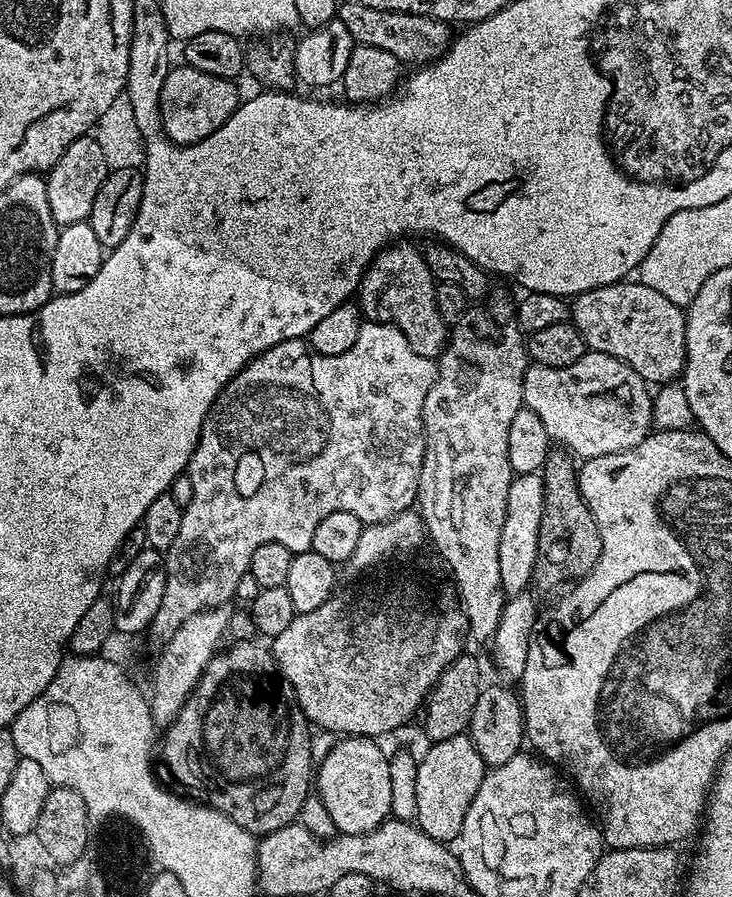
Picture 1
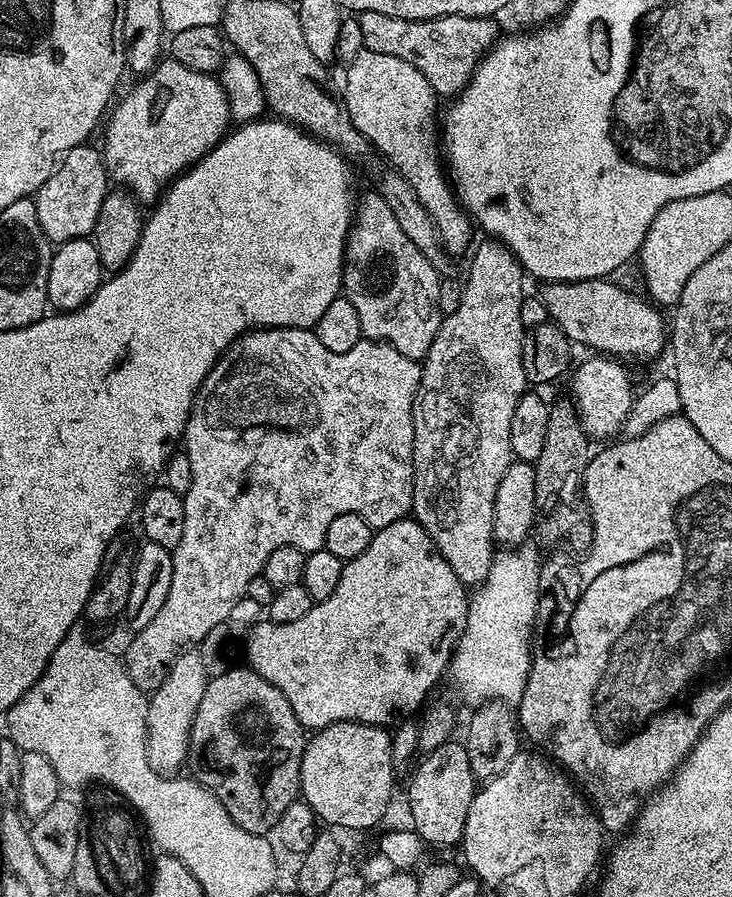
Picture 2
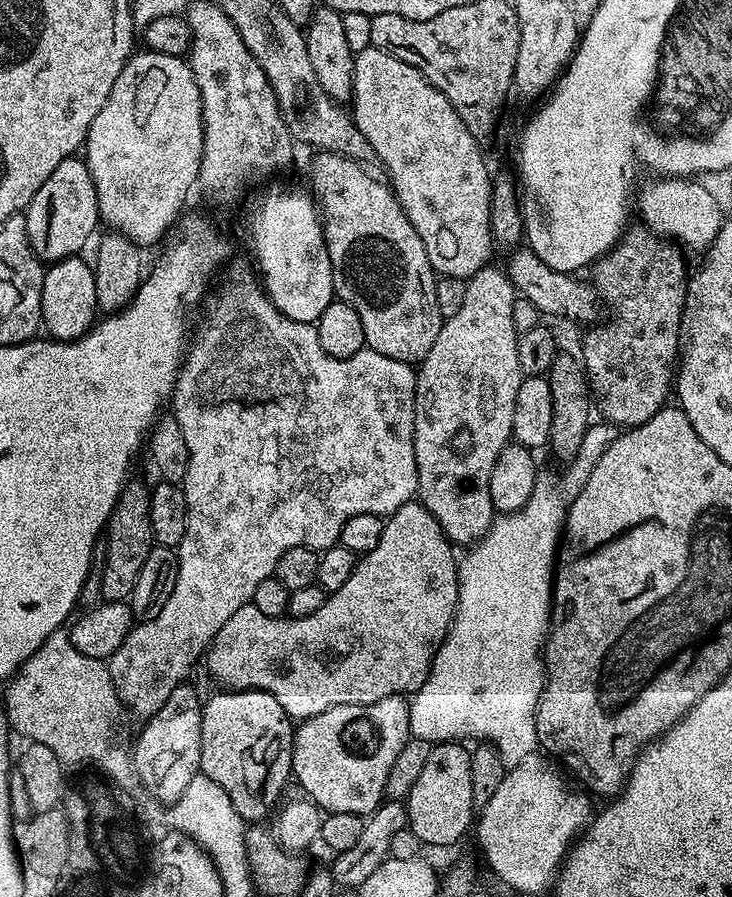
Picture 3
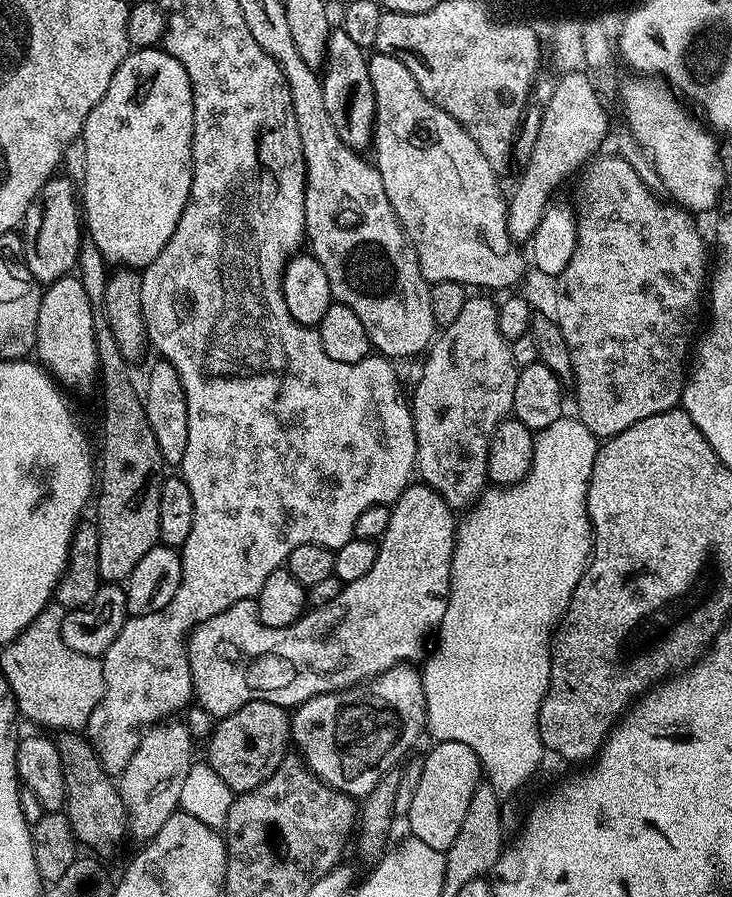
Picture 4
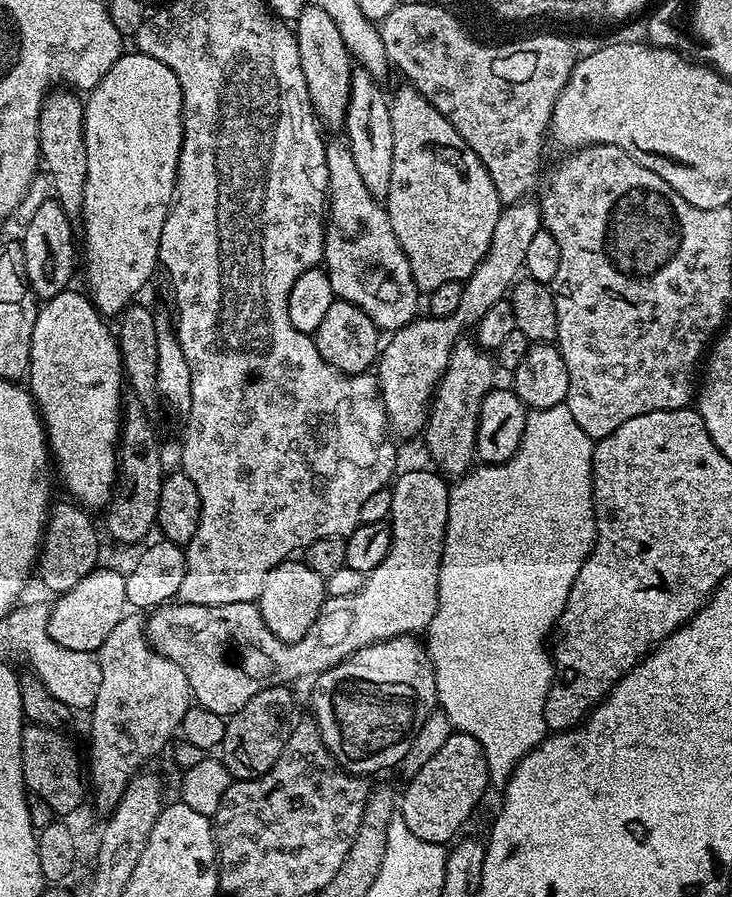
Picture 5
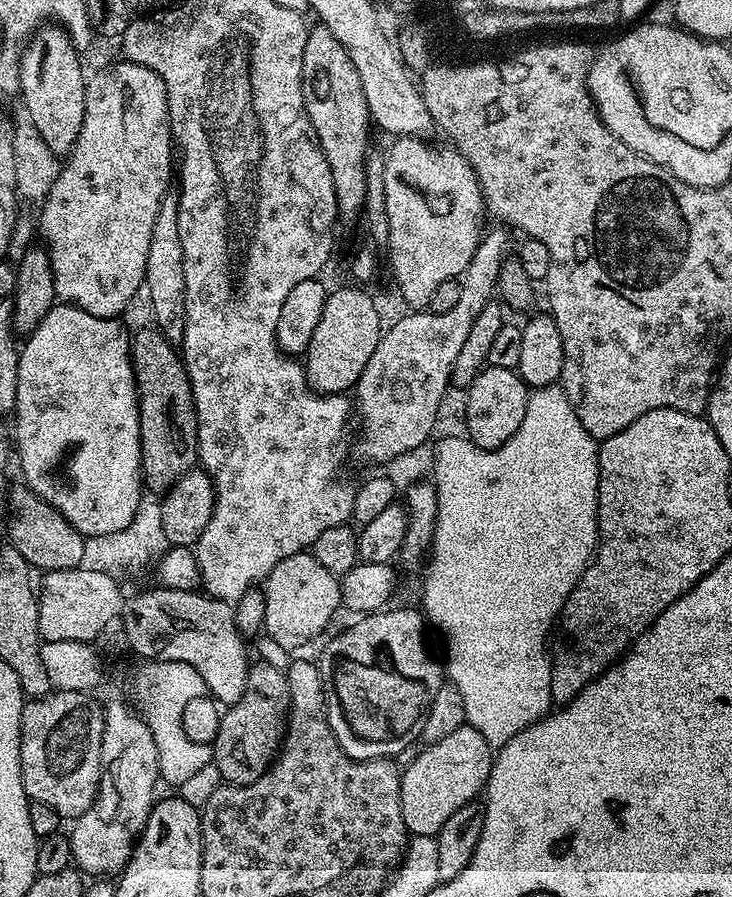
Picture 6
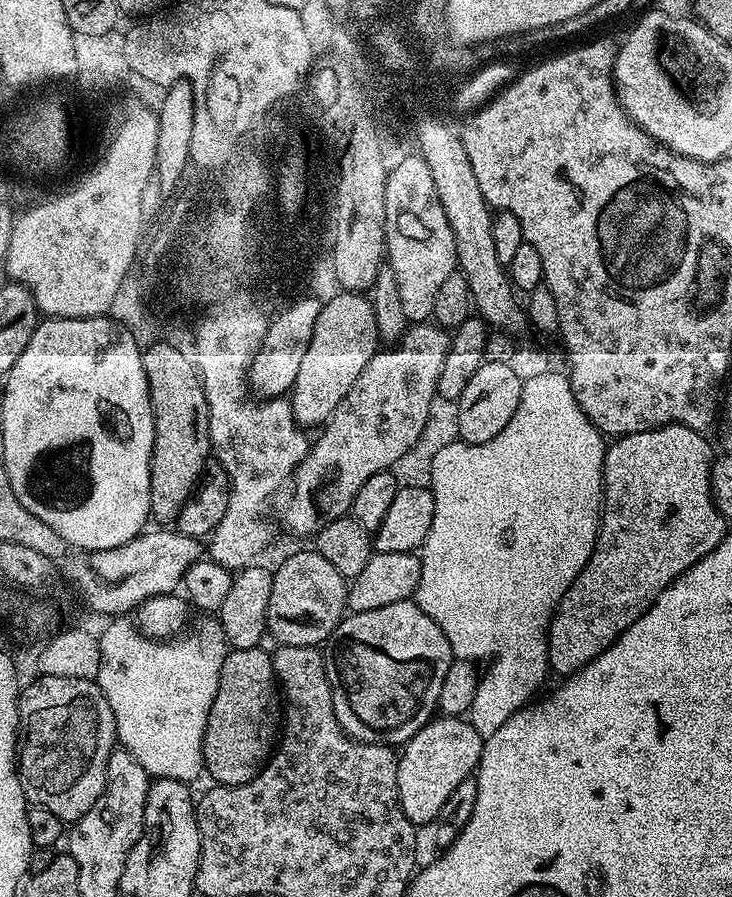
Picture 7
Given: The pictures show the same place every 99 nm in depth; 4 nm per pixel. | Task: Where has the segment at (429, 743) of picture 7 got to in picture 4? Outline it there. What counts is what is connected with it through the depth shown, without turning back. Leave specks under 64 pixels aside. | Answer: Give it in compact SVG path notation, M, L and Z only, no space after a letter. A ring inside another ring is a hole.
M442 740L433 745L428 757L423 757L422 778L418 778L418 790L414 790L406 823L413 837L445 853L454 838L458 838L462 817L470 806L470 798L474 798L477 784L481 783L482 769L474 750L462 740Z

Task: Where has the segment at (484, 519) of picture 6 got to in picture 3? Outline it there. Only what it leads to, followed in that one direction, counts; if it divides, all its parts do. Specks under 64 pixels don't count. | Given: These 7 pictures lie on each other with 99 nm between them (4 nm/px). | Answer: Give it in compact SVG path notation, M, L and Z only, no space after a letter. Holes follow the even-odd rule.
M593 422L589 424L582 446L578 446L576 457L567 461L565 468L568 469L566 469L557 480L552 476L544 476L544 474L537 475L534 494L530 494L530 502L526 502L526 506L522 506L520 512L505 512L497 515L495 519L493 519L492 525L489 526L488 533L486 533L481 540L471 545L470 550L465 551L468 553L462 556L458 564L458 606L456 607L456 617L452 620L448 637L444 639L442 646L436 651L436 657L432 659L432 669L426 678L426 682L411 697L408 705L408 713L410 714L410 726L408 727L408 731L413 737L423 738L433 742L455 741L457 739L456 731L460 728L460 716L464 716L465 734L473 736L473 741L487 742L495 746L498 750L498 754L502 758L505 769L509 770L515 767L516 764L522 762L523 759L526 759L526 757L533 755L533 753L537 751L536 711L540 705L540 696L544 692L544 677L546 675L546 669L542 659L542 645L545 643L550 631L552 593L554 591L554 573L557 571L555 568L556 558L558 558L558 549L526 548L526 540L532 540L532 532L548 532L548 524L556 524L556 516L564 516L568 513L572 499L580 493L582 486L586 482L586 478L590 478L590 470L594 470L594 466L598 466L598 458L602 458L602 454L606 454L610 442L614 442L617 435L618 428L615 424L609 424L607 422Z

